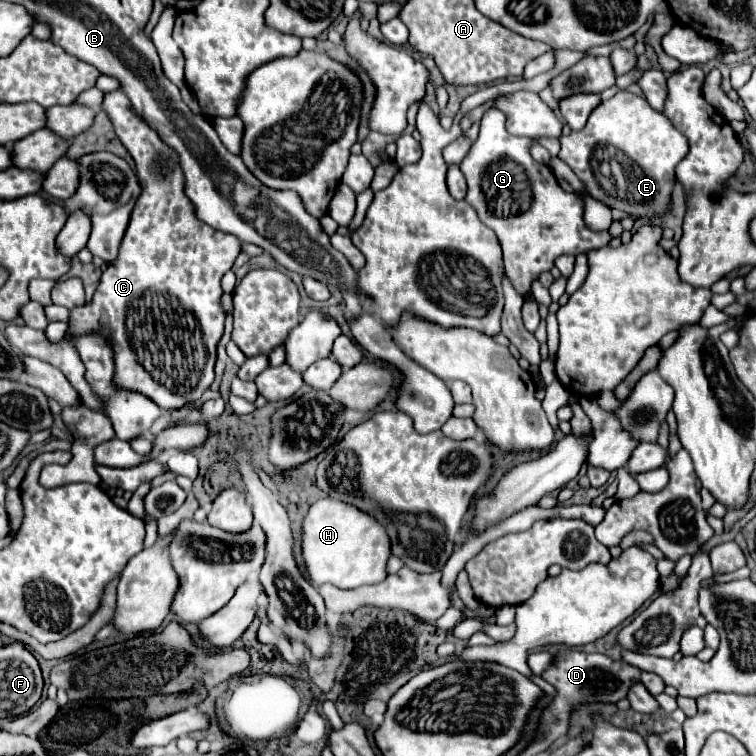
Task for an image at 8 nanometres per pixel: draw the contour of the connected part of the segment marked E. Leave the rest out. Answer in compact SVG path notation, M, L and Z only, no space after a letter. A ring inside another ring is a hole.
M618 91L612 99L602 101L590 115L582 131L572 131L566 137L560 137L562 149L558 157L566 161L578 179L584 183L586 191L604 203L610 209L620 209L632 219L664 217L672 211L672 191L676 185L674 169L688 153L688 139L674 129L674 125L658 111L654 111L644 97L638 97L628 91Z

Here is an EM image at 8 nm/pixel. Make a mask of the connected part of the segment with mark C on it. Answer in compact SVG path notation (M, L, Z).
M122 91L106 93L102 109L108 113L118 139L136 163L142 195L132 211L118 259L102 273L94 299L88 305L72 309L66 335L84 333L90 329L108 329L116 355L114 383L148 395L162 409L180 409L198 399L214 381L216 345L224 331L220 279L234 265L234 259L240 253L240 239L236 235L212 229L196 217L194 207L184 195L184 177L176 151L162 143L162 139L144 123L144 119L134 115L134 109Z

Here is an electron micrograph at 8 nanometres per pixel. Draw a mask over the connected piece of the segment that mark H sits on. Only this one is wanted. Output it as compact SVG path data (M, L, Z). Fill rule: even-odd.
M330 497L310 505L302 521L302 557L314 587L324 583L332 583L338 589L376 585L386 579L388 555L390 539L386 529L368 513Z

